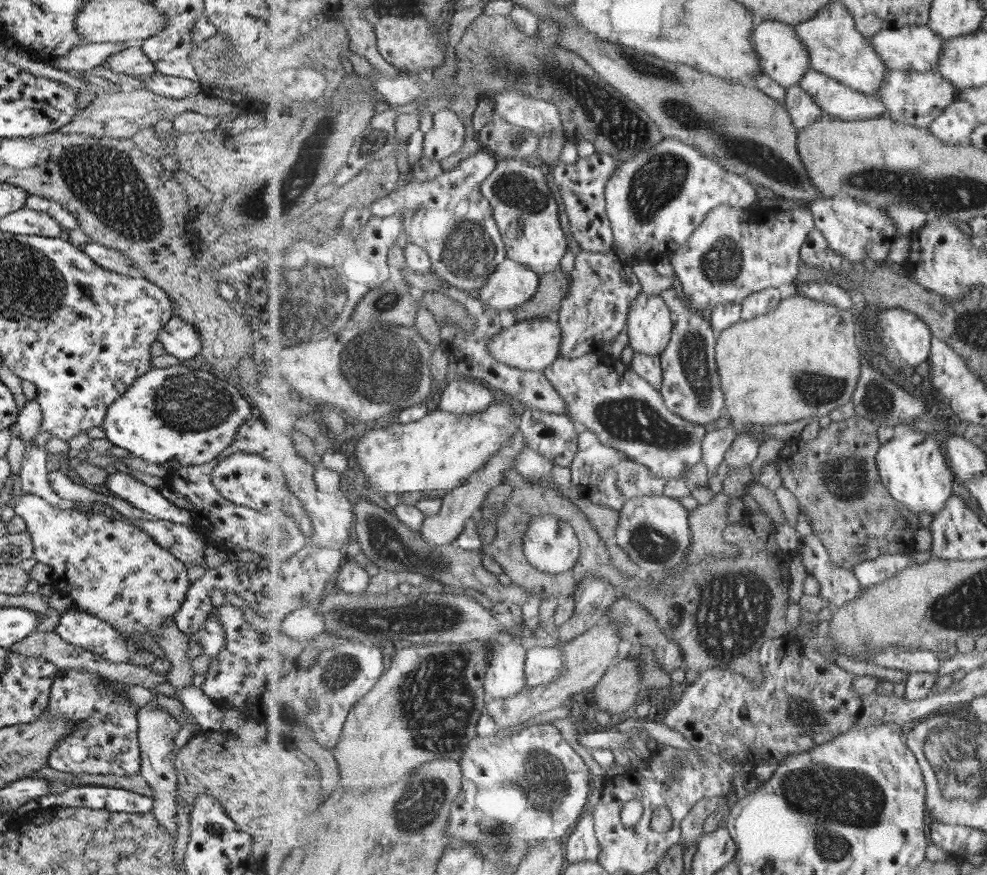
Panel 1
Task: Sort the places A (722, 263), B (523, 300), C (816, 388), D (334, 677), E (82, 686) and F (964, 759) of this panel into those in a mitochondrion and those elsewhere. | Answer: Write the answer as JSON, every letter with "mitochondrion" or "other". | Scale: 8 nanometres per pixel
{"A":"mitochondrion","B":"other","C":"mitochondrion","D":"mitochondrion","E":"mitochondrion","F":"mitochondrion"}

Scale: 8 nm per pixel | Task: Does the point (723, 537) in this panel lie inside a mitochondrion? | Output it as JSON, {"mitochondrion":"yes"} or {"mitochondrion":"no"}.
{"mitochondrion":"no"}

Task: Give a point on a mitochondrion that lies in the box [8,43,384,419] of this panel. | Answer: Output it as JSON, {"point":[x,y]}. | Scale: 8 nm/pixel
{"point":[309,293]}

